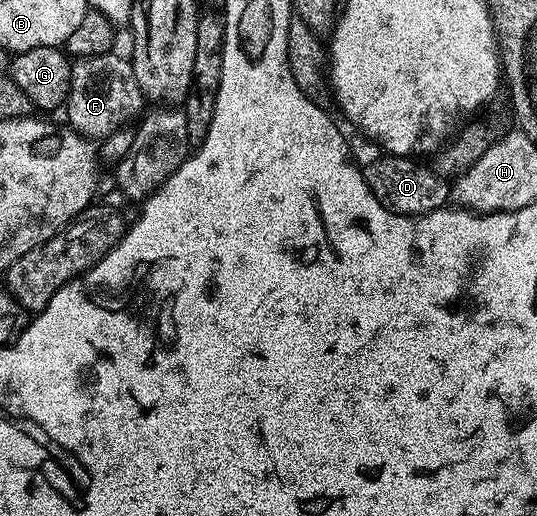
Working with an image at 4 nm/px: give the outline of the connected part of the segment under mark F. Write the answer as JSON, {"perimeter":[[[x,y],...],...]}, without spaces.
{"perimeter":[[[110,52],[103,56],[78,58],[72,63],[72,68],[71,88],[63,114],[69,117],[68,125],[81,137],[104,140],[110,134],[124,131],[128,127],[125,125],[129,121],[132,123],[142,113],[141,105],[146,105],[147,99],[139,88],[137,72],[130,59],[128,62],[127,59],[120,58],[117,52]]]}

